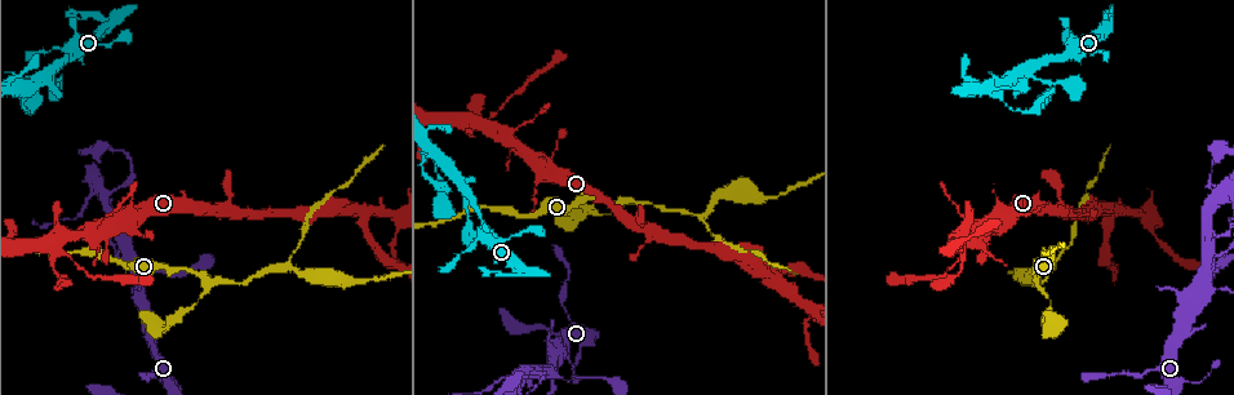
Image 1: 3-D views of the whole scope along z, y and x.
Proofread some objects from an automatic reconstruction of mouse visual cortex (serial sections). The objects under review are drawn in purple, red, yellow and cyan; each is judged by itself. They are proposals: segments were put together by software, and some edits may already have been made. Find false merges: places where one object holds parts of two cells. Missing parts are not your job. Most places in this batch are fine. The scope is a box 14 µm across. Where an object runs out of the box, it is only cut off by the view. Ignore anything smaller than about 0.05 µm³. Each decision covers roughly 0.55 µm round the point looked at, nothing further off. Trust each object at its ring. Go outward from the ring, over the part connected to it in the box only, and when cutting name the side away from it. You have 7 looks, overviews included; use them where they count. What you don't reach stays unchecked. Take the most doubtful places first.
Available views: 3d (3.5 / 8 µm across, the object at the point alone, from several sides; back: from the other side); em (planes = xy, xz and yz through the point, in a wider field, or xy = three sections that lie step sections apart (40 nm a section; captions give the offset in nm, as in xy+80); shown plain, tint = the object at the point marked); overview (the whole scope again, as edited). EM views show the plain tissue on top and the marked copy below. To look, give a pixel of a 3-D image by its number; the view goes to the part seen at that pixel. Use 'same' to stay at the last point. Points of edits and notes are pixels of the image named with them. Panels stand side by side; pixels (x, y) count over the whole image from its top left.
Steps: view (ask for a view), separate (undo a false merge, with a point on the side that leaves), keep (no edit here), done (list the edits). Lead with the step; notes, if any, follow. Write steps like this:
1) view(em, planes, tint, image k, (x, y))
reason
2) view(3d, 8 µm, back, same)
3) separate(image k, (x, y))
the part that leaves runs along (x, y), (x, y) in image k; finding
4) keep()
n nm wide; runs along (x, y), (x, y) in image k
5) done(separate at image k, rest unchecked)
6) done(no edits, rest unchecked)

view(3d, 3.5 µm, image 1, (287, 265))
arms part here

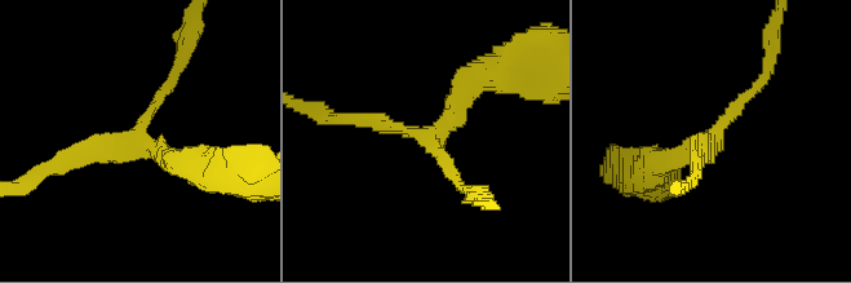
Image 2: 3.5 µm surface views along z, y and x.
view(em, xy, step 1, tint, image 2, (712, 135))
3 arms; arms of 150, 150, 250 nm; shape alone is not enough

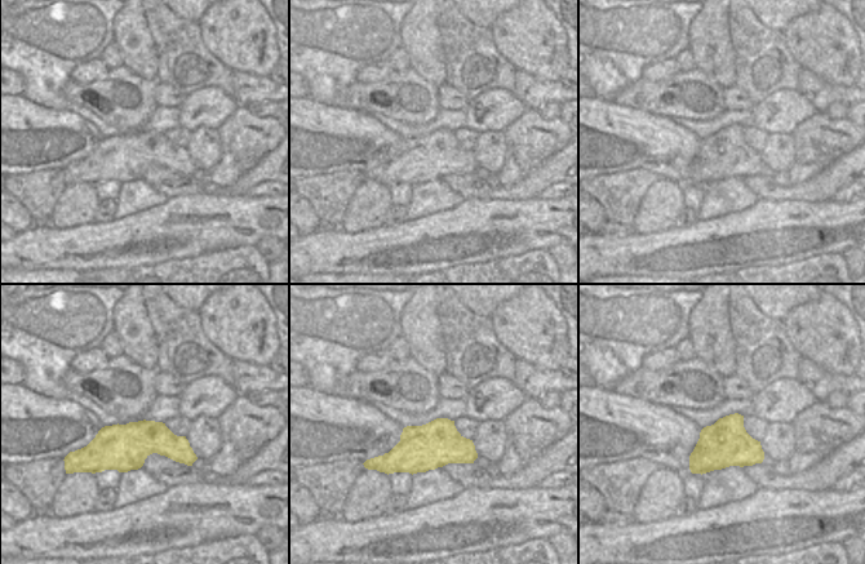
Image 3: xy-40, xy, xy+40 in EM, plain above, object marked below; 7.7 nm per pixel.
keep()
runs along (345, 120), (433, 133), (477, 80) in image 2; all the same cell

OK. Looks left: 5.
view(3d, 8 µm, image 1, (59, 247))
sharp bend

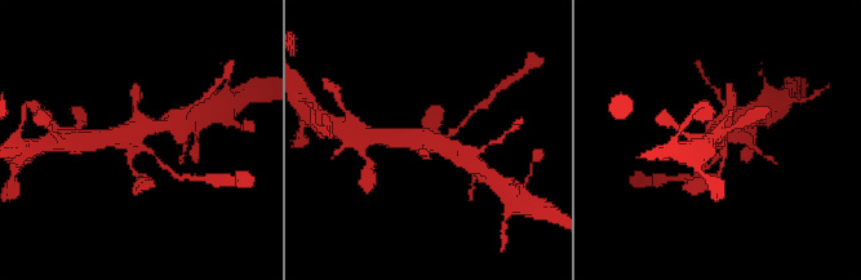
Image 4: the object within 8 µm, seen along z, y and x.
view(3d, 3.5 µm, image 4, (133, 145))
zoom in

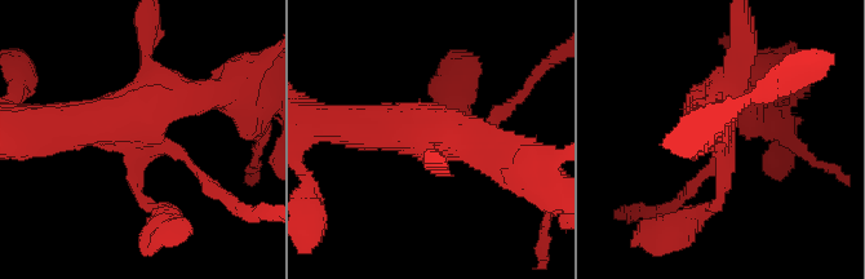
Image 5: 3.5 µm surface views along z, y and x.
view(em, xy, step 3, tint, image 5, (146, 136))
need the tissue

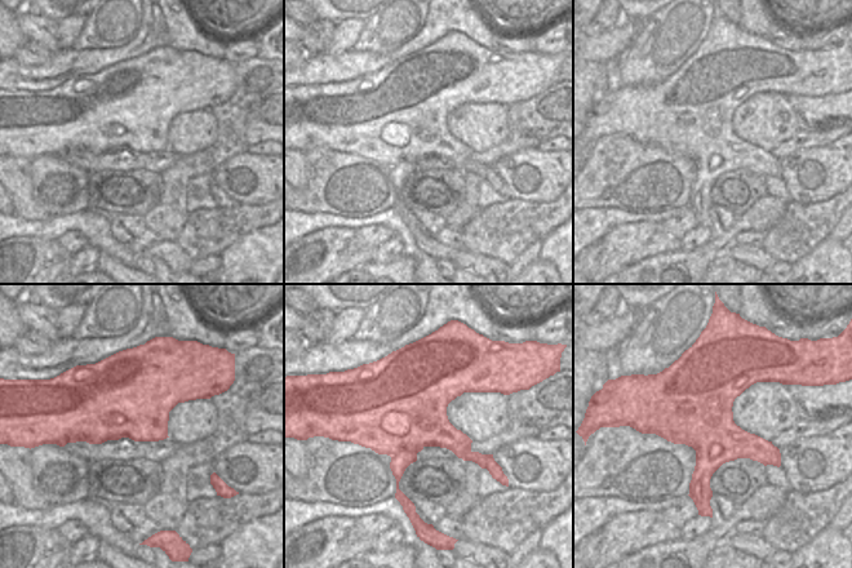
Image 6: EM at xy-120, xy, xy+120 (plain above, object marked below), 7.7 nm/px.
keep()
650 nm wide; runs along (214, 92), (52, 123) in image 5; continuous, no second cell

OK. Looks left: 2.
view(em, planes, tint, image 1, (110, 43))

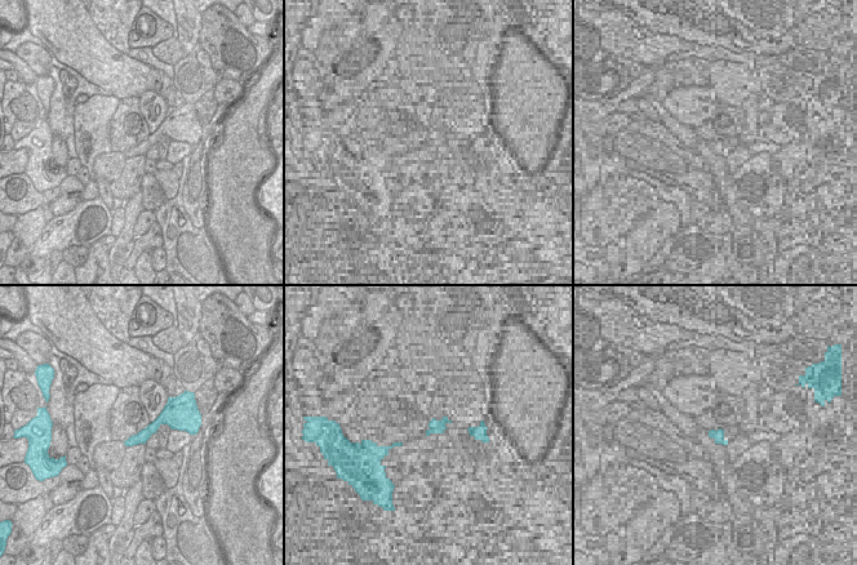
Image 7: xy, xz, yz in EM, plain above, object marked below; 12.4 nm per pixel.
view(3d, 3.5 µm, same)

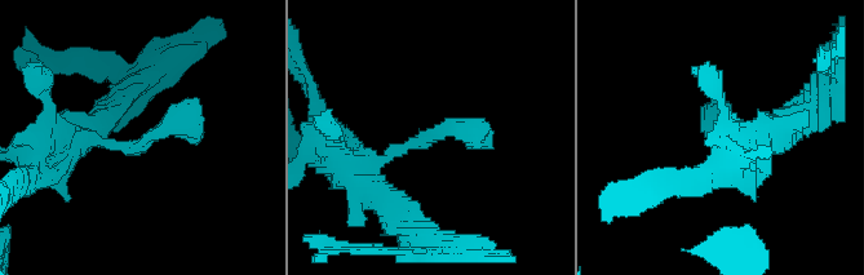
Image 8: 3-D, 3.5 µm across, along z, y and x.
keep()
one cell here

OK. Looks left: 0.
done(no edits, rest unchecked)

